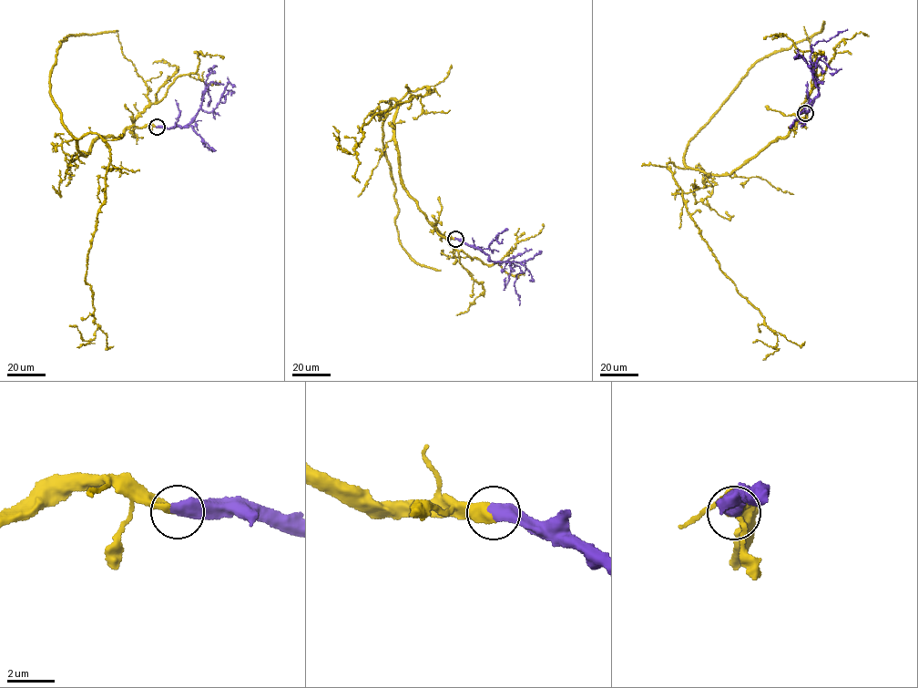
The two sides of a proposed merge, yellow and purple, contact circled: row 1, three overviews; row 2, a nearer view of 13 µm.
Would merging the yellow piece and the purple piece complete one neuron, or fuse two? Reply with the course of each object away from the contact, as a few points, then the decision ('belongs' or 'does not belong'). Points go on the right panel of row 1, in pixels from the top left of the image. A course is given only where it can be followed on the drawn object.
yellow via (805, 113), (786, 137), (730, 174), (668, 163), (719, 268), (759, 311), (777, 335), (777, 348), (753, 343) | purple via (805, 113), (818, 93), (811, 67), (811, 46), (847, 29) | belongs

